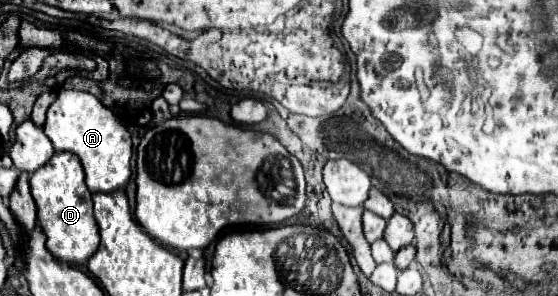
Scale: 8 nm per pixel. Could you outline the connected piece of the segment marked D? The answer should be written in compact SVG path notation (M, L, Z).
M54 153L44 167L30 175L30 189L38 207L38 223L46 235L46 249L66 263L82 263L92 257L98 249L100 233L92 215L92 193L84 183L80 159L72 153Z

